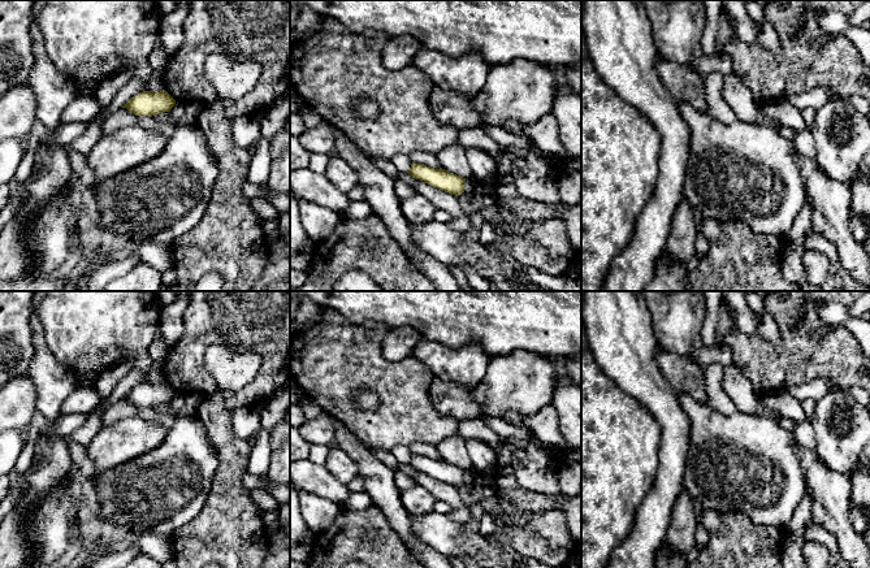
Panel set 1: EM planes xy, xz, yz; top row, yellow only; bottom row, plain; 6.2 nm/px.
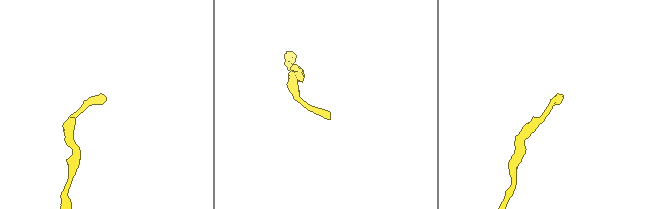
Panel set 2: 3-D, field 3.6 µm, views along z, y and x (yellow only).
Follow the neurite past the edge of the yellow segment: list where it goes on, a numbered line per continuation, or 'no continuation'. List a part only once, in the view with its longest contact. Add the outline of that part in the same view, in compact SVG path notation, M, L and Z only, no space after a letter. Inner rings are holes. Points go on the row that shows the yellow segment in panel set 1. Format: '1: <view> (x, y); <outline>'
no continuation

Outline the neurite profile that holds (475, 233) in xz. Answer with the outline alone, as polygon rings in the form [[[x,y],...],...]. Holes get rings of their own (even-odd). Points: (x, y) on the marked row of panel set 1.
[[[475,213],[469,216],[469,220],[471,220],[471,229],[463,233],[463,239],[466,242],[482,240],[482,227],[486,225],[484,218],[479,213]]]

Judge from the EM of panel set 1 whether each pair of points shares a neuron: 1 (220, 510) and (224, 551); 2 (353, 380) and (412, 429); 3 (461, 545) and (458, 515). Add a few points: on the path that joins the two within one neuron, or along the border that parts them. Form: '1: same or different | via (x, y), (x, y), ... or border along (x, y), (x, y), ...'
1: same | via (224, 520), (224, 541)
2: same | via (369, 380), (373, 380), (406, 412)
3: different | border along (446, 514), (462, 524)

